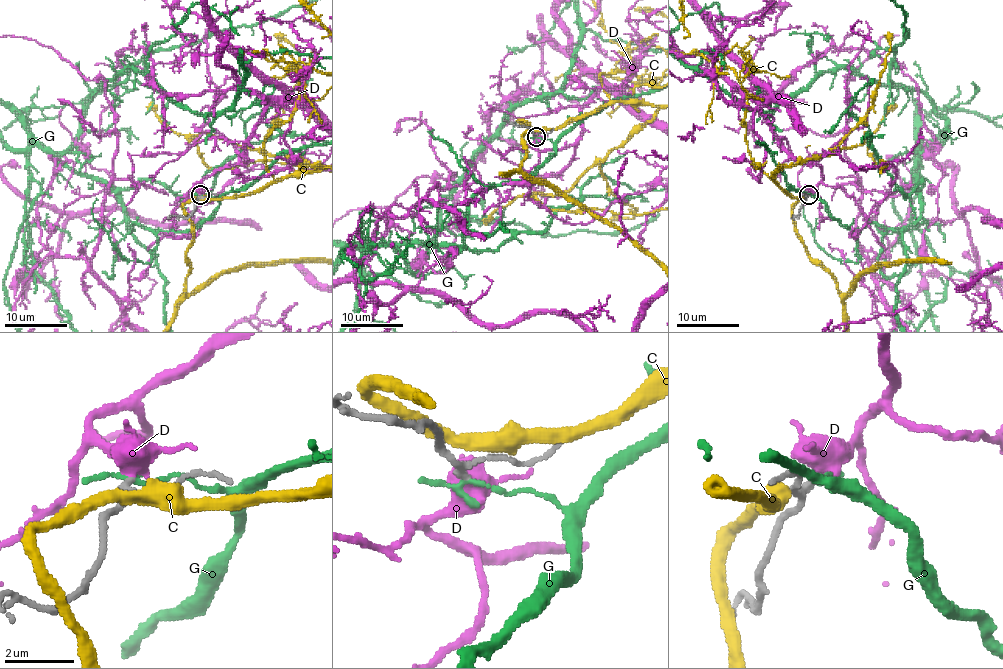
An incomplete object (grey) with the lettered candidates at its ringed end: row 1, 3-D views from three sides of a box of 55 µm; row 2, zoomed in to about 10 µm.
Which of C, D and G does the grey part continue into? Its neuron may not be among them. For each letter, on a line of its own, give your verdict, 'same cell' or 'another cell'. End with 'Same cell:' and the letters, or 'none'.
C: another cell
D: same cell
G: another cell
Same cell: D

